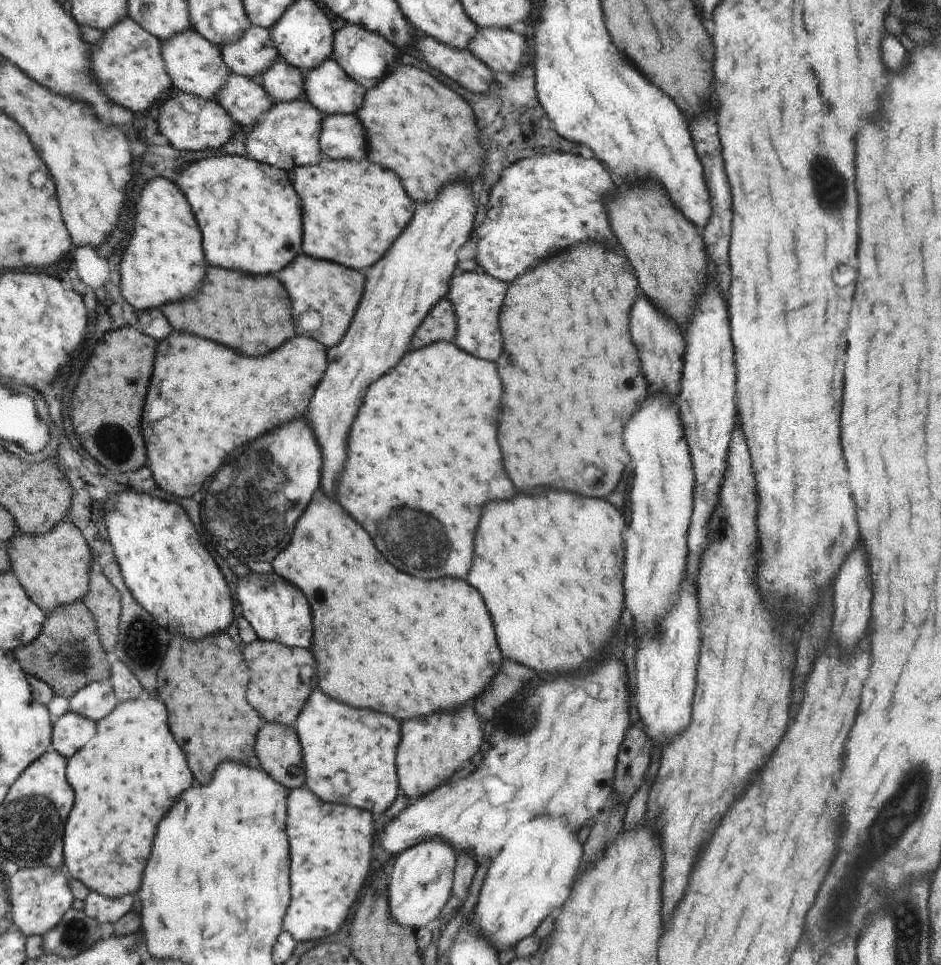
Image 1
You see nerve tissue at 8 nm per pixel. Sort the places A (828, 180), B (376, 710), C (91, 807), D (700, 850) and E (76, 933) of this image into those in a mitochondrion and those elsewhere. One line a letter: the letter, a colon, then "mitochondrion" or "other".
A: mitochondrion
B: other
C: other
D: other
E: mitochondrion

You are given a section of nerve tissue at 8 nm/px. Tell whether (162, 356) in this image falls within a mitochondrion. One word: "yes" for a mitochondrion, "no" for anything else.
no

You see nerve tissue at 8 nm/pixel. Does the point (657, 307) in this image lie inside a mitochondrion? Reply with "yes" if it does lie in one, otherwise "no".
no

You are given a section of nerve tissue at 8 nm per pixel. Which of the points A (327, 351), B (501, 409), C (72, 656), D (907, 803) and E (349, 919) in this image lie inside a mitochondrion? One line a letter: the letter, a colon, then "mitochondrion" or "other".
A: other
B: other
C: mitochondrion
D: mitochondrion
E: other

